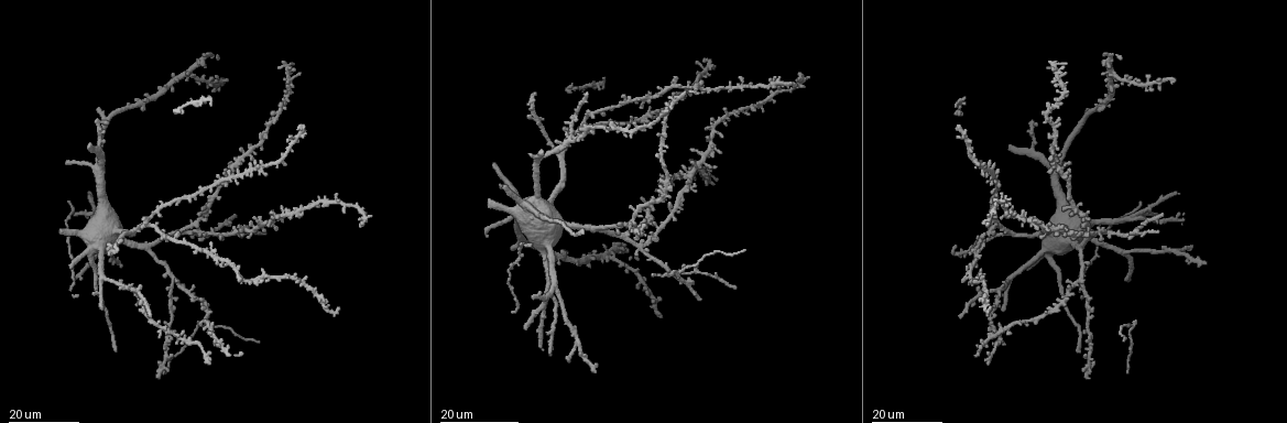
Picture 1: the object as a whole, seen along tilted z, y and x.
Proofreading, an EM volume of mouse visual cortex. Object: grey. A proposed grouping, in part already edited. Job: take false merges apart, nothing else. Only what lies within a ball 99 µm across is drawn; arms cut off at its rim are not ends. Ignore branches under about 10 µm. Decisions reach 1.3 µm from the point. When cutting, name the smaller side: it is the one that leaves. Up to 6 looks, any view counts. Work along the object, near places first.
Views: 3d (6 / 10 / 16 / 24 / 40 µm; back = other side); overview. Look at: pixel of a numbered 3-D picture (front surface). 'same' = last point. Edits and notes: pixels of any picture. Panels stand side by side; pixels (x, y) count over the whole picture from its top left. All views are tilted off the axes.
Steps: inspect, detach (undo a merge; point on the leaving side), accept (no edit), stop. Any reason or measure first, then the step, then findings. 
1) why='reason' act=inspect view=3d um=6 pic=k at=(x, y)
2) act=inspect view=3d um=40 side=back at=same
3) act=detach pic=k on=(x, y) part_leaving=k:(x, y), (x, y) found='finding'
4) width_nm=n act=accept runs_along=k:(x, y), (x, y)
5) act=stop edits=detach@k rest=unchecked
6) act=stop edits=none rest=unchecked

why='four arms meet' act=inspect view=3d um=16 pic=1 at=(1081, 278)

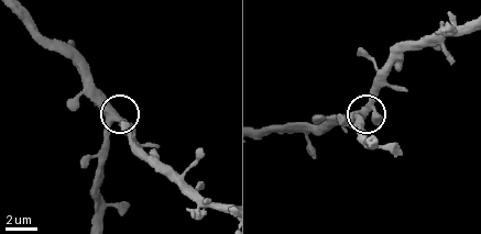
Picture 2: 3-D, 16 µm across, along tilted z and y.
act=inspect view=3d um=6 pic=2 at=(112, 122)

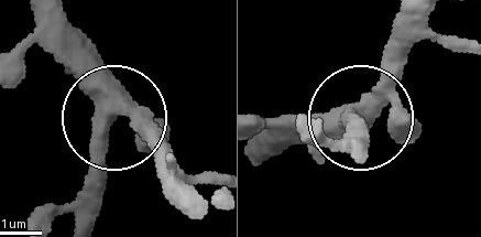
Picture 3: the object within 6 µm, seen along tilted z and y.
act=accept found='all the same neuron'

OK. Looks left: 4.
why='side arm on a straight run' act=inspect view=3d um=16 pic=1 at=(1115, 73)

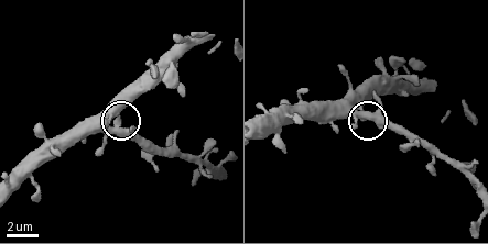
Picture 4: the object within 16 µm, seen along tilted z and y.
act=inspect view=3d um=6 pic=4 at=(118, 120)

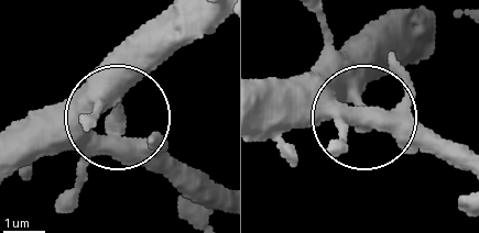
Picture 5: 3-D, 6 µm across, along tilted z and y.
width_nm=370 act=accept runs_along=5:(260, 128), (355, 118), (365, 76), (387, 48) found='one neuron here'

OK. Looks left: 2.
act=inspect view=3d um=24 pic=1 at=(539, 306)

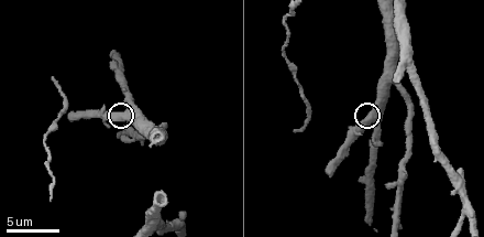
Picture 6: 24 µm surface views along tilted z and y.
act=inspect view=3d um=6 pic=6 at=(120, 113)

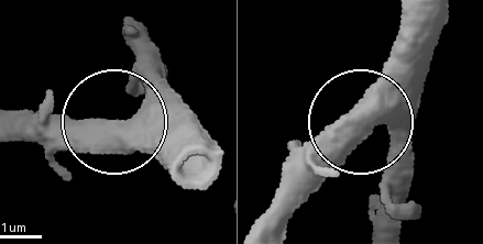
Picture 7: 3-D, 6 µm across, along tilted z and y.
width_nm=600 act=accept found='all the same neuron'

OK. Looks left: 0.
act=stop edits=none rest=unchecked

